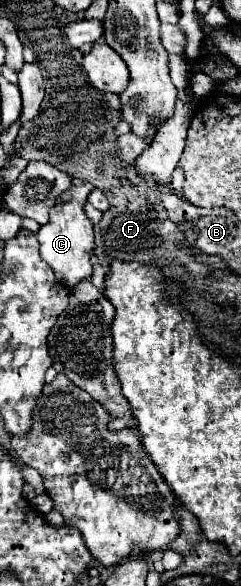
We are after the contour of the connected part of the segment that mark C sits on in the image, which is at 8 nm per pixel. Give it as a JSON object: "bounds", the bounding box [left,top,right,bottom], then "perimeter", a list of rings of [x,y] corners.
{"bounds":[36,178,94,288],"perimeter":[[[74,178],[72,188],[66,190],[50,210],[50,222],[42,226],[36,234],[40,242],[40,256],[52,266],[54,274],[66,288],[74,288],[78,282],[90,278],[92,274],[92,252],[94,252],[94,228],[88,220],[84,206],[88,194],[92,192],[92,184]]]}

